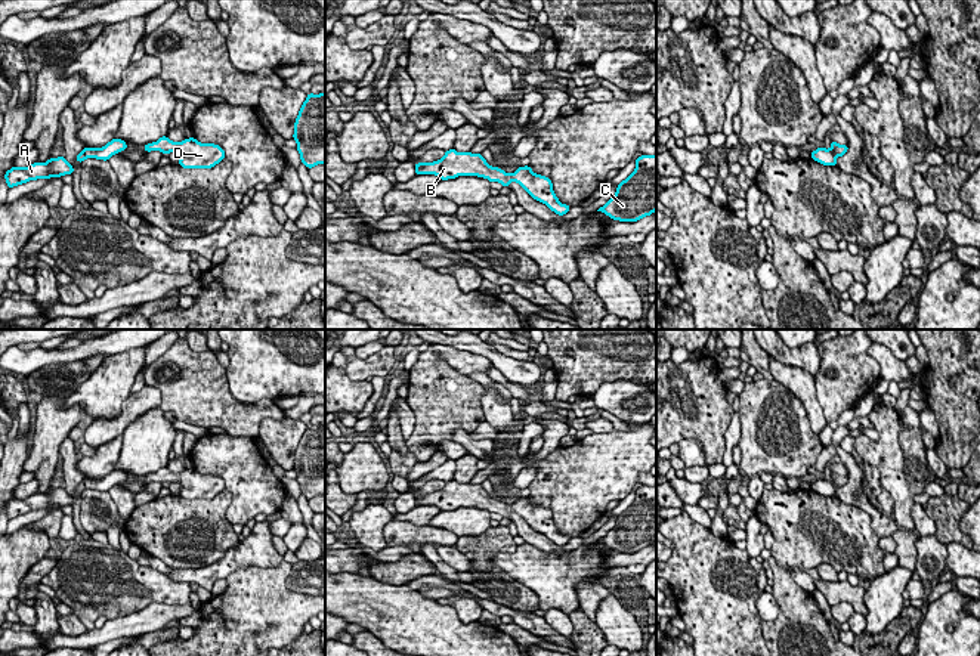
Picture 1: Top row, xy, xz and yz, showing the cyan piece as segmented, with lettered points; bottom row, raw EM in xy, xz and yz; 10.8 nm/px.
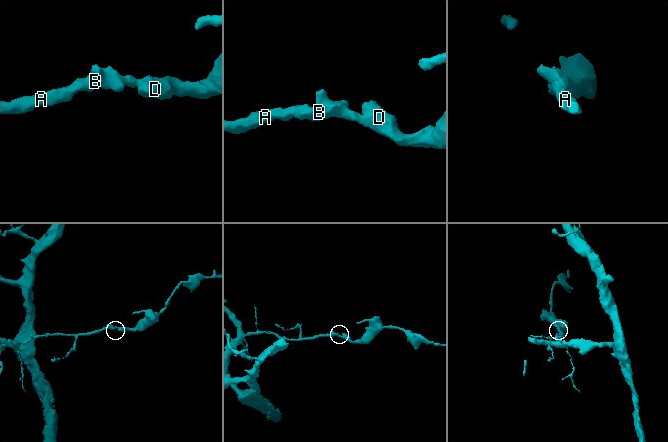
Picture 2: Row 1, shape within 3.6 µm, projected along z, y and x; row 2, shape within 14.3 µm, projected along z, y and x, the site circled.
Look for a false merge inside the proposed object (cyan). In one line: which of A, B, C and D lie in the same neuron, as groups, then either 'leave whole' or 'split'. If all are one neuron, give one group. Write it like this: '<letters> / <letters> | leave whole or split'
A B C D | leave whole

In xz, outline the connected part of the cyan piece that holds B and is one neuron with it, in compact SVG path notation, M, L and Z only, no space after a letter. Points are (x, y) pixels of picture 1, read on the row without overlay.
M449 480L445 486L433 493L414 495L417 505L436 505L440 511L455 510L458 507L477 507L489 513L498 513L510 517L519 514L534 530L545 535L559 547L566 545L571 536L562 535L553 522L550 508L535 505L529 496L517 498L511 505L498 498L491 498L482 485L457 483Z

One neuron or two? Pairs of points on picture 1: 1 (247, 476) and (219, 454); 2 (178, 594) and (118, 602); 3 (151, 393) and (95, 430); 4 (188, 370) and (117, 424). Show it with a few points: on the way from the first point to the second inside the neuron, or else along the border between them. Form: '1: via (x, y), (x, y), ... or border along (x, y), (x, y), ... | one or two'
1: via (240, 469), (226, 457) | one
2: via (163, 593), (133, 593) | one
3: via (138, 405), (116, 427), (108, 429) | one
4: border along (147, 384), (160, 392), (161, 405) | two

